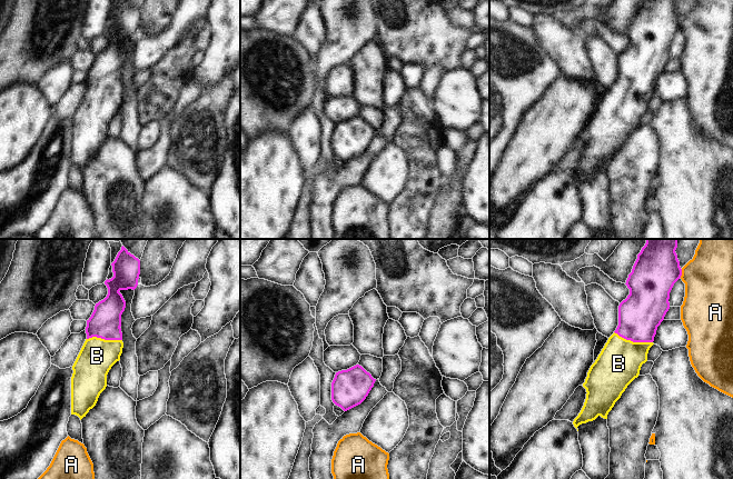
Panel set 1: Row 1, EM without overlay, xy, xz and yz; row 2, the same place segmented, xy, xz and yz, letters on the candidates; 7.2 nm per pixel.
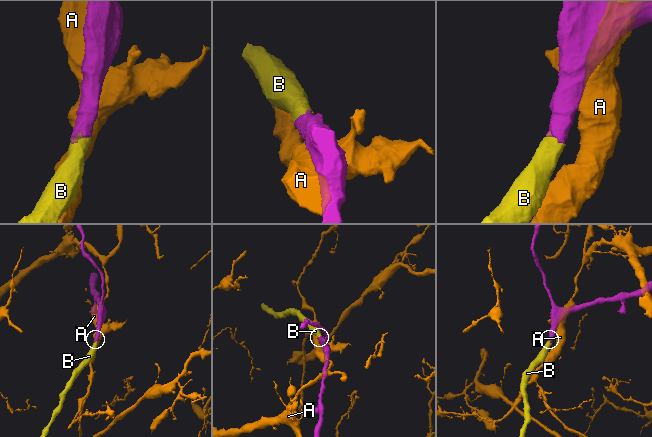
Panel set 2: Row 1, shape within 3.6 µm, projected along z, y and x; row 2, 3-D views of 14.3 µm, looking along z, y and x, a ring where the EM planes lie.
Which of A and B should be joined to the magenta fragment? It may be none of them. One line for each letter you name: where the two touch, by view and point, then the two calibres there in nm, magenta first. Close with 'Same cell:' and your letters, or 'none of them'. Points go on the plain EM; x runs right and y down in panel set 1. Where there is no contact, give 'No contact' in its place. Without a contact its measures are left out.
B: Touches magenta at yz (633, 92). Thickness 320 nm (magenta) against 320 nm
Same cell: B.

